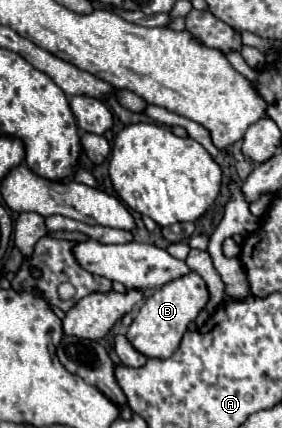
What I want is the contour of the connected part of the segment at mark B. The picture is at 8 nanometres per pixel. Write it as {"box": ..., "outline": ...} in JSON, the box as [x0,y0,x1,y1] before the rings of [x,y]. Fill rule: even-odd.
{"box":[127,272,209,358],"outline":[[[189,272],[189,276],[181,276],[181,280],[173,280],[173,284],[165,284],[165,288],[157,288],[149,298],[145,298],[139,314],[127,330],[127,338],[135,350],[151,358],[169,358],[181,342],[187,326],[199,316],[199,312],[209,302],[209,290],[205,280],[197,272]]]}

